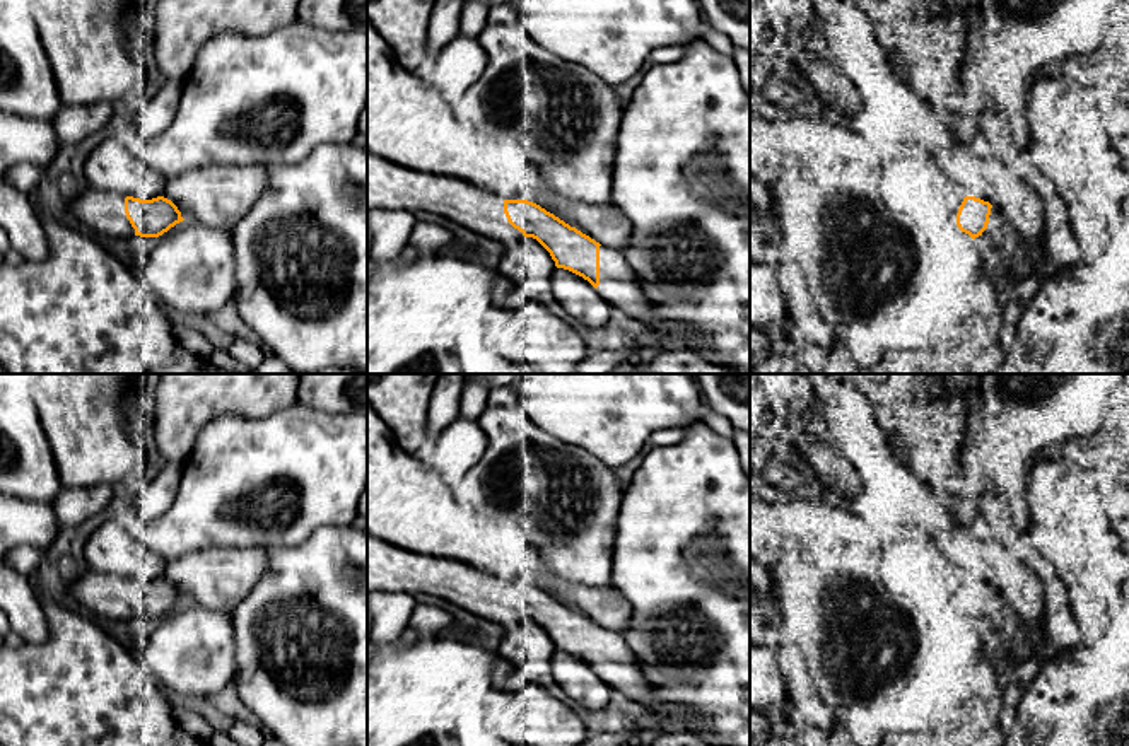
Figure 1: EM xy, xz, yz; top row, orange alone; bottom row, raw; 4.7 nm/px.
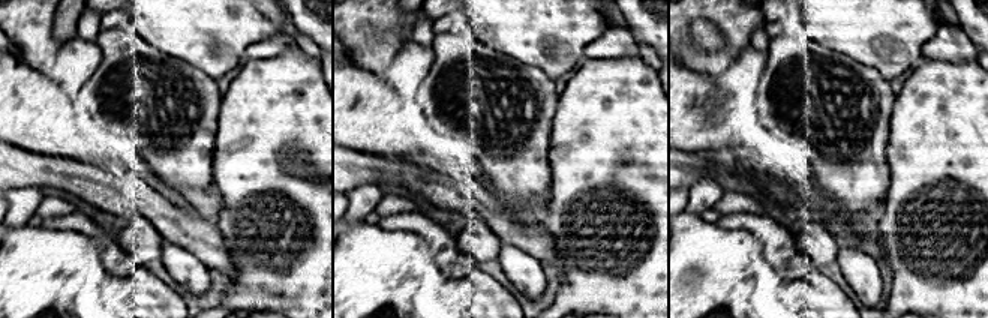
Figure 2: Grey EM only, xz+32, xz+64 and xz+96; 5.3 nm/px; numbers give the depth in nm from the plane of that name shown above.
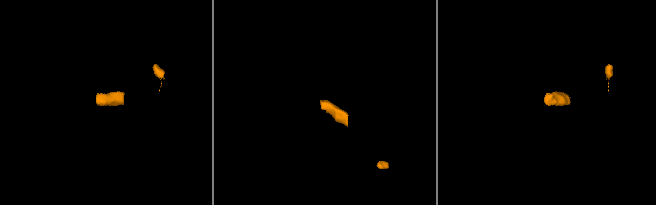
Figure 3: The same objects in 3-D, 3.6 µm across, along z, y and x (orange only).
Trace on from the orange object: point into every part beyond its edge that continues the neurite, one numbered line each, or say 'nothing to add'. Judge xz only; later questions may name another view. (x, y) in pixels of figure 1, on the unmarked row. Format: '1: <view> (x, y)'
1: xz (390, 569)
2: xz (619, 668)

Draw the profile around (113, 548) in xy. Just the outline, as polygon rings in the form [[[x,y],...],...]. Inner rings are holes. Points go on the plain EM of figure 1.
[[[132,504],[104,521],[85,545],[91,570],[140,582],[162,579],[166,560],[140,539],[143,522]]]

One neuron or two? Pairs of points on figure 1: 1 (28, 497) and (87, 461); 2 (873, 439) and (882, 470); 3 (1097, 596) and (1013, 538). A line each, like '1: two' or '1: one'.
1: two
2: one
3: two

